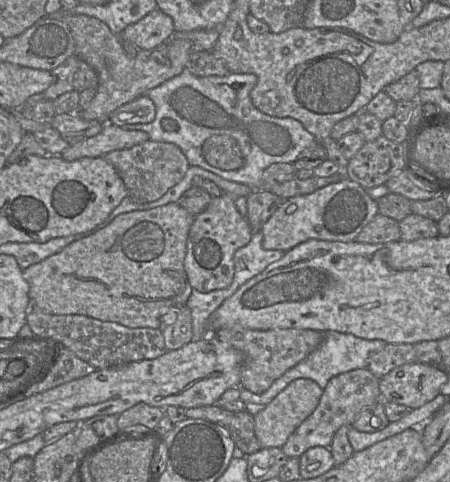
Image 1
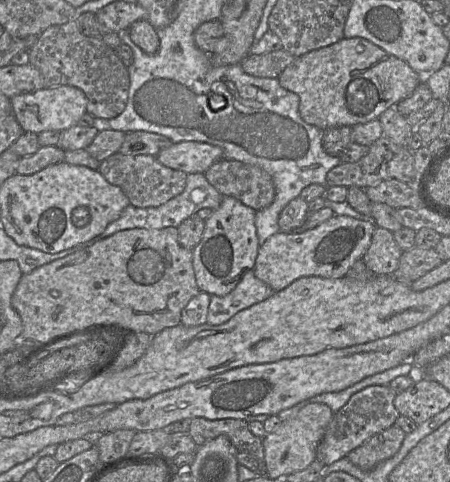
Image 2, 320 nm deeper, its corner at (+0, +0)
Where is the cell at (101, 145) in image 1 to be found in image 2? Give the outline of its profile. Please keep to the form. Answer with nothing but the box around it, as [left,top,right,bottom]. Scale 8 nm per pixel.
[156,141,224,174]

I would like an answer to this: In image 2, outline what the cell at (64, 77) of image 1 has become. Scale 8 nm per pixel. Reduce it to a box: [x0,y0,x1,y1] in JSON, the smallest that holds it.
[27,20,129,120]

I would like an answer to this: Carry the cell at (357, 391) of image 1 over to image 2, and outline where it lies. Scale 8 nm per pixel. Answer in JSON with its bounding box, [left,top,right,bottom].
[316,385,400,466]

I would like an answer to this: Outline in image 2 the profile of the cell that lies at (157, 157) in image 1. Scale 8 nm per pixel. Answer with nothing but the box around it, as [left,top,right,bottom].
[98,153,187,207]

